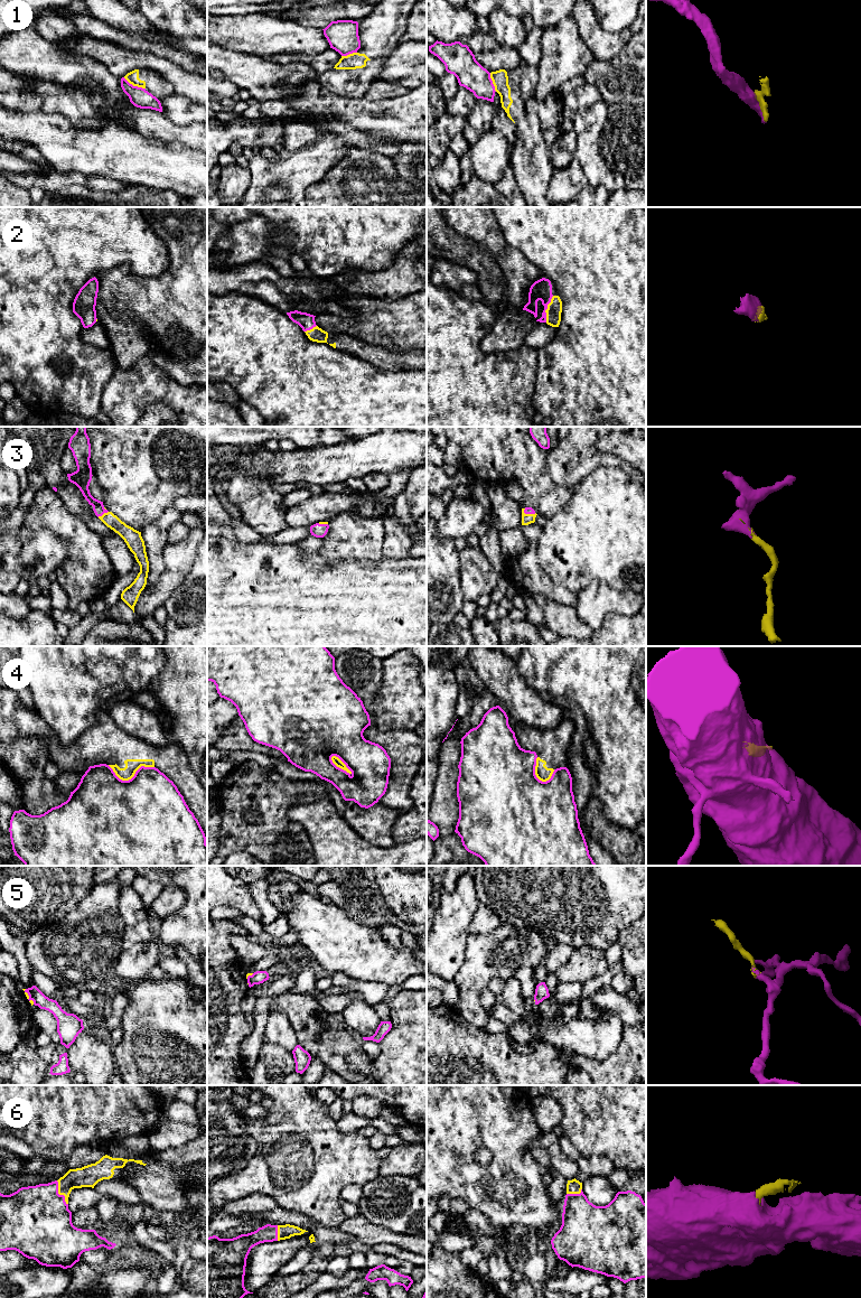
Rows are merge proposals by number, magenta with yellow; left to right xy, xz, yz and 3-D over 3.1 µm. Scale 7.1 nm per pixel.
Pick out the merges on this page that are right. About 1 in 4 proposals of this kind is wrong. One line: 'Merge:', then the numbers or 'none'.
Merge: 2, 3, 5, 6

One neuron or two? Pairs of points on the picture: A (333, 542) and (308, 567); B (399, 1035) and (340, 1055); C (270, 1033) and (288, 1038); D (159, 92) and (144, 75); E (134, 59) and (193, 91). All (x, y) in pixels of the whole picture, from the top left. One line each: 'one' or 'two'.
A: two
B: two
C: one
D: one
E: one

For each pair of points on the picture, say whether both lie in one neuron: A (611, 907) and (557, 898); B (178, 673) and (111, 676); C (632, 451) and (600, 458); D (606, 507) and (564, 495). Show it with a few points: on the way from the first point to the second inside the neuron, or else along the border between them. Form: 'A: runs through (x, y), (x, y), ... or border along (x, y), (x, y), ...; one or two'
A: runs through (598, 898), (570, 898); one
B: border along (166, 657), (165, 665), (151, 680), (148, 688); two
C: border along (598, 438), (596, 447), (608, 454); two
D: border along (577, 485), (577, 491), (572, 498), (553, 515); two

